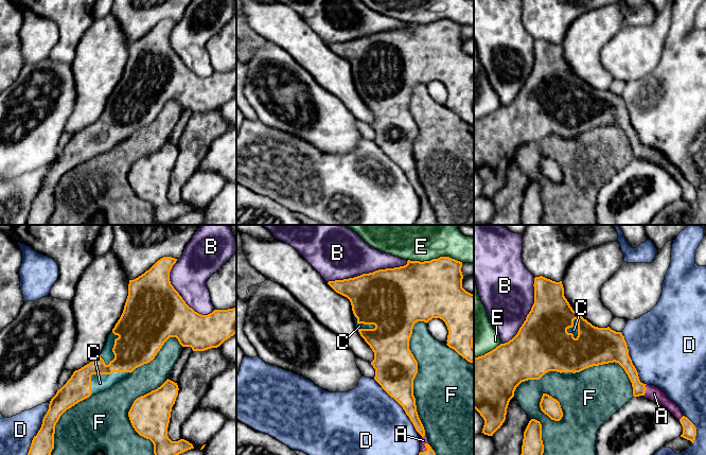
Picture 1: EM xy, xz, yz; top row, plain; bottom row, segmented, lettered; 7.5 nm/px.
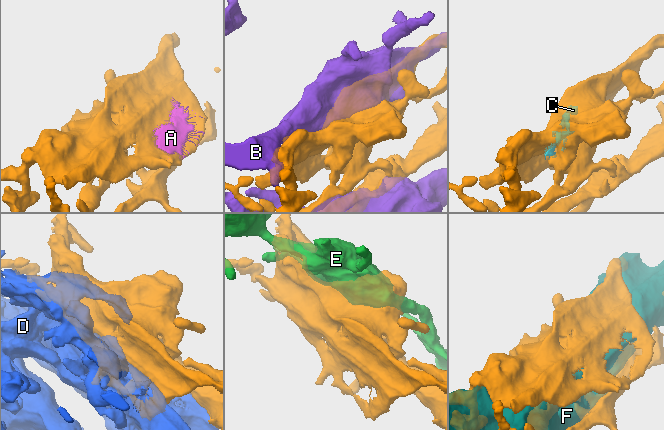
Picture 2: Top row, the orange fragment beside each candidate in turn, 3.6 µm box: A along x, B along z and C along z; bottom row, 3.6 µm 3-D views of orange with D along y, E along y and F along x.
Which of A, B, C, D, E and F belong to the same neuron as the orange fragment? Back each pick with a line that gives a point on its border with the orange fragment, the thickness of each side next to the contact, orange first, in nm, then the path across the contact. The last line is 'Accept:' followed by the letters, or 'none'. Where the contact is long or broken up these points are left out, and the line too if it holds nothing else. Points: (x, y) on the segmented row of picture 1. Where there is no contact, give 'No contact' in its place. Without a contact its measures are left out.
A: Touches orange at yz (645, 391). Thickness 100 nm (orange) against 110 nm
C: Touches orange at xy (101, 373). Thickness 220 nm (orange) against 130 nm
Accept: A, C

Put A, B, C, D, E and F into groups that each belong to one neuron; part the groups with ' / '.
A C / B / D / E / F

